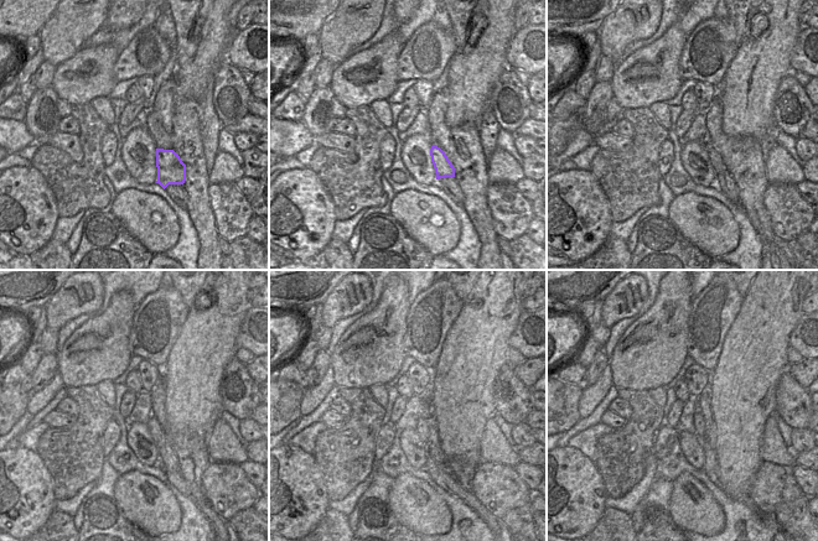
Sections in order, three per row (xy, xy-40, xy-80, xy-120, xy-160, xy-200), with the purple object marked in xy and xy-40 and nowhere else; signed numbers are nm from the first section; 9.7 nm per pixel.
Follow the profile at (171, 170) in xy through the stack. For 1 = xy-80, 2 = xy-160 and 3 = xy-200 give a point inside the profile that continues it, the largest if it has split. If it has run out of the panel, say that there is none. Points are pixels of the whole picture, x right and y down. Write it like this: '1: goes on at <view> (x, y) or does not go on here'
1: goes on at xy-80 (718, 165)
2: goes on at xy-160 (423, 425)
3: goes on at xy-200 (698, 420)

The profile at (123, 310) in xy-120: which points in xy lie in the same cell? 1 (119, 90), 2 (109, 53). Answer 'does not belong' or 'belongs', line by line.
1: does not belong
2: belongs

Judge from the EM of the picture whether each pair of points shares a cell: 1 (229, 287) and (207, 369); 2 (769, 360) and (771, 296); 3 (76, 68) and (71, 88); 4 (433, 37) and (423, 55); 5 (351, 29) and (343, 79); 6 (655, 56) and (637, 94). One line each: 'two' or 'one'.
1: one
2: one
3: one
4: one
5: two
6: one

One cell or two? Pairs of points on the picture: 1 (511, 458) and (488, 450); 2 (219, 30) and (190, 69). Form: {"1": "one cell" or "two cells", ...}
{"1": "one cell", "2": "one cell"}

